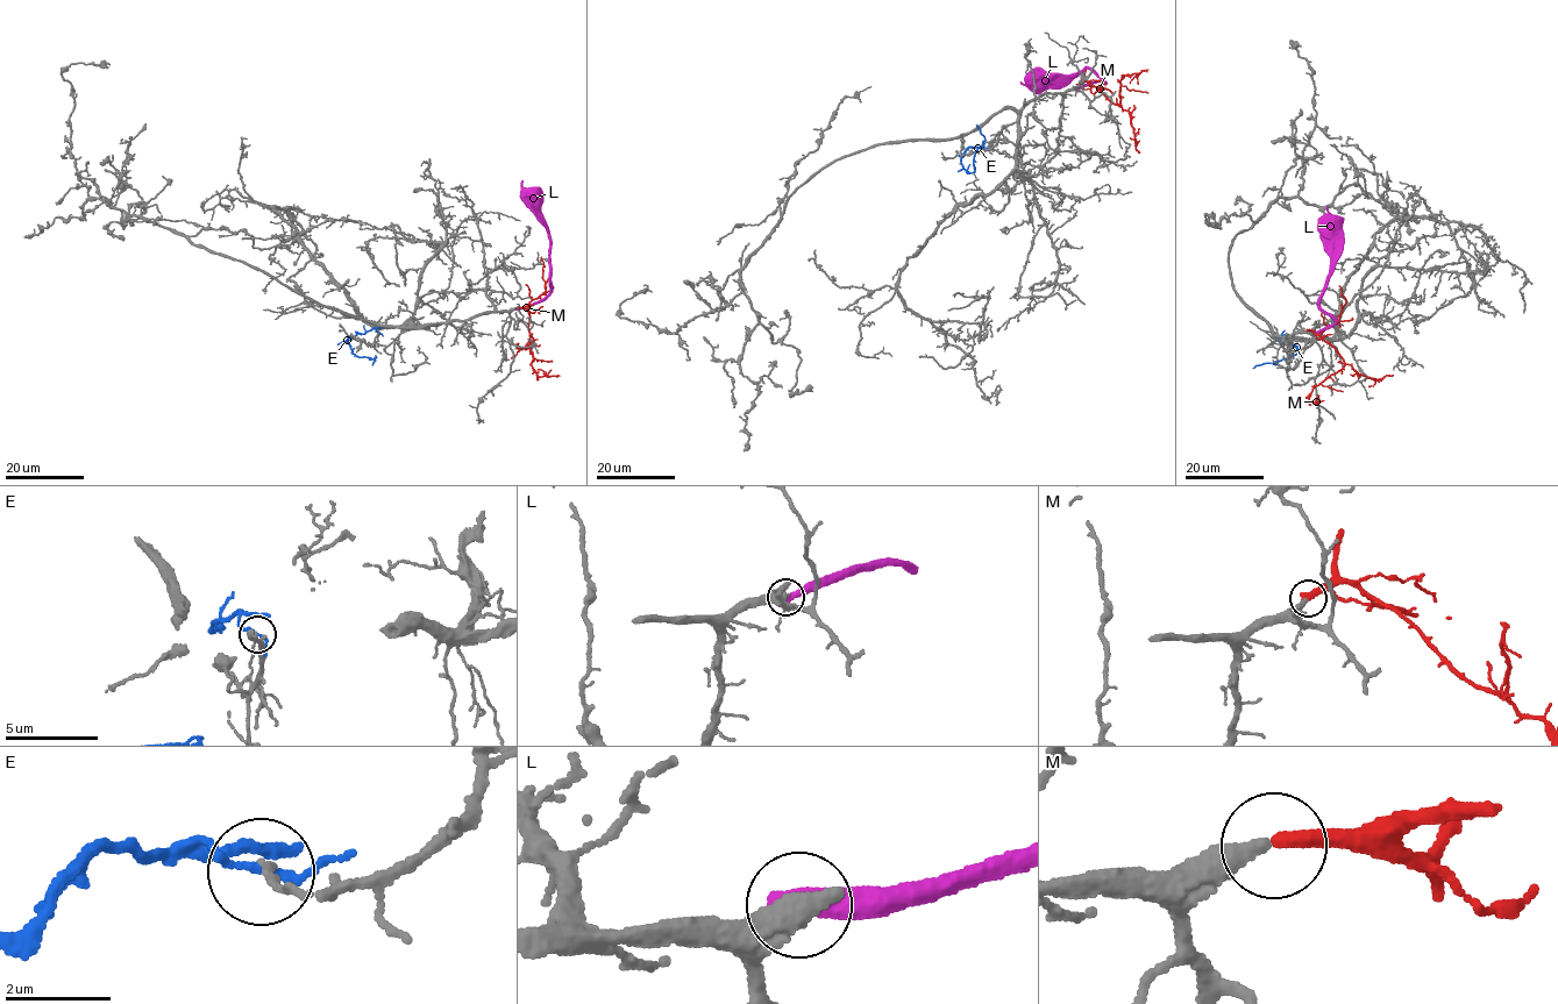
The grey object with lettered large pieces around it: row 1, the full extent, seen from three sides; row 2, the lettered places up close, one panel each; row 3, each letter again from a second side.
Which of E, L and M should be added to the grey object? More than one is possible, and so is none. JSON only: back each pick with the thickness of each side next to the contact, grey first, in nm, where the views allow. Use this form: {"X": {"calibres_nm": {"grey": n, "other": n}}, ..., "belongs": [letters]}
{"M": {"calibres_nm": {"grey": 320, "other": 280}}, "belongs": ["M"]}

